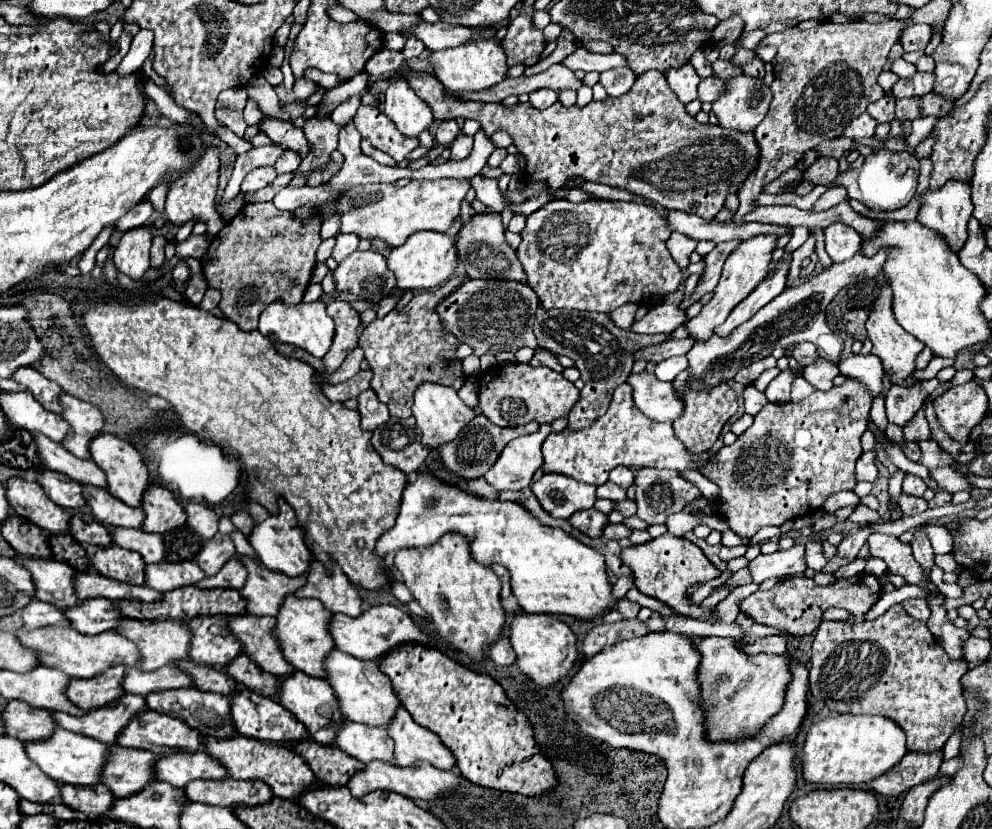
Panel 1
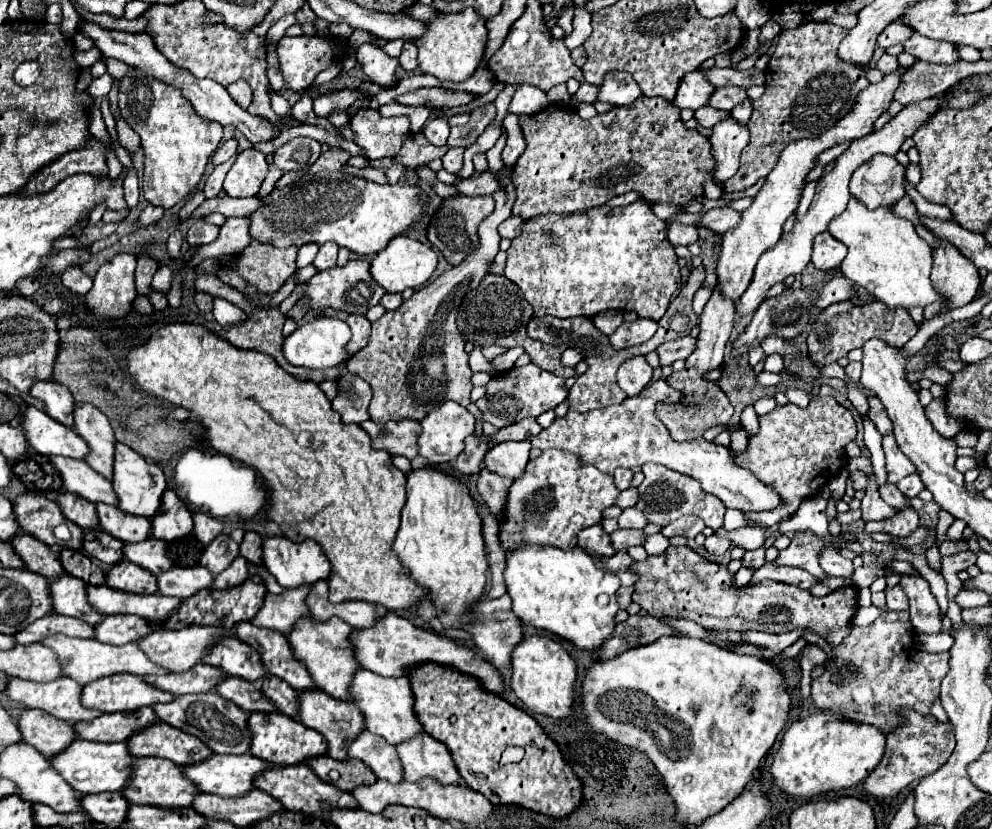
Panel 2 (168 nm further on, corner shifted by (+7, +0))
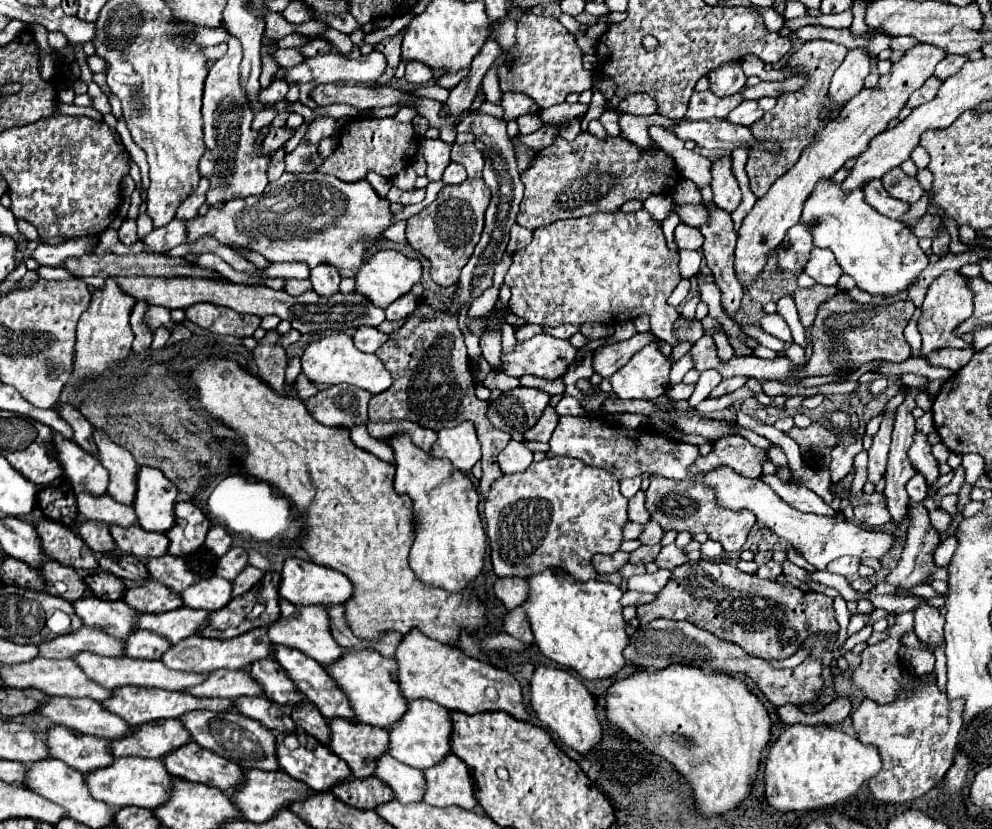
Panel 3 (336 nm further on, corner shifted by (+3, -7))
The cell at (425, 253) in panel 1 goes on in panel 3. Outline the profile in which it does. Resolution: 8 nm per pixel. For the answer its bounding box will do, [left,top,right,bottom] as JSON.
[354,249,422,309]

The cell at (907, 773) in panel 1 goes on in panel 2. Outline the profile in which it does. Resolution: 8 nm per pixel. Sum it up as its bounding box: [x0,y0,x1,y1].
[864,710,954,798]

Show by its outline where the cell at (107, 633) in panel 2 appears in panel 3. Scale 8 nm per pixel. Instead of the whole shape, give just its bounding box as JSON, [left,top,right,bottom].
[126,629,172,659]

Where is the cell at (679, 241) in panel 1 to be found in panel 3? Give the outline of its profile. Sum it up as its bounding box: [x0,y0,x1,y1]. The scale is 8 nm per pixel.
[674,223,704,251]

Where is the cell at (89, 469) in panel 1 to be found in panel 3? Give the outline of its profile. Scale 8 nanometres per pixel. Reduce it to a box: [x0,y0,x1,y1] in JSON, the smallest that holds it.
[76,493,136,527]

